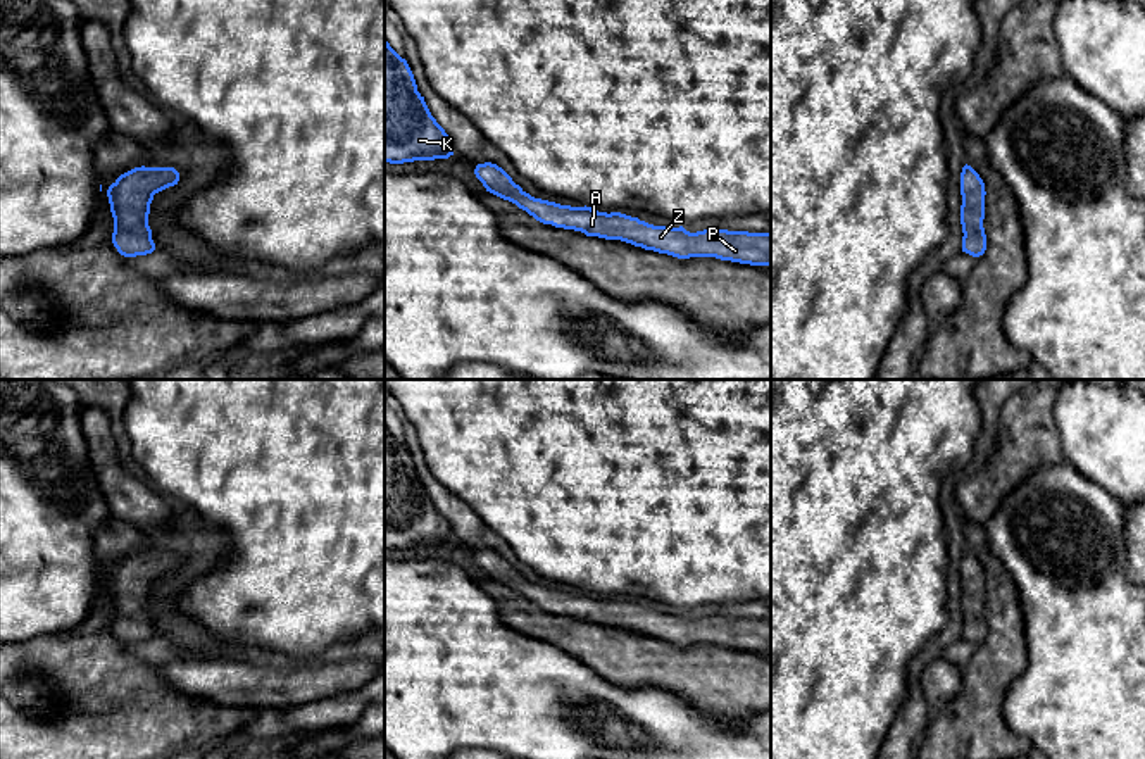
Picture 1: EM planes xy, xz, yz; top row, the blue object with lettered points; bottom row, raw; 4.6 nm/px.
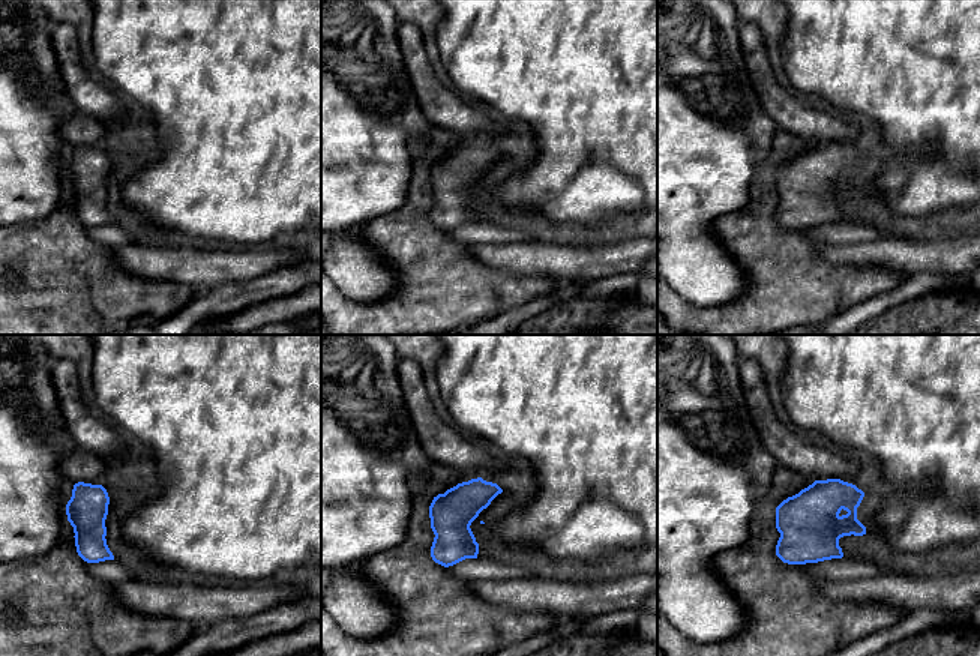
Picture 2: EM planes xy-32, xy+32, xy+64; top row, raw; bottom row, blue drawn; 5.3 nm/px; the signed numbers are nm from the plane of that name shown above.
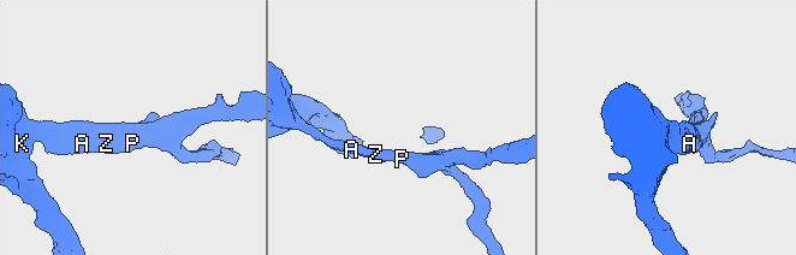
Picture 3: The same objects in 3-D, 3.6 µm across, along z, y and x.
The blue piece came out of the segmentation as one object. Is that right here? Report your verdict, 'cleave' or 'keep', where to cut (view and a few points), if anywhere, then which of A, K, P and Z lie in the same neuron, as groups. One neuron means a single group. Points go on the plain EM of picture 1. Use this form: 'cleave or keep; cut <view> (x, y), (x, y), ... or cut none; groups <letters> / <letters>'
keep; cut none; groups A K P Z

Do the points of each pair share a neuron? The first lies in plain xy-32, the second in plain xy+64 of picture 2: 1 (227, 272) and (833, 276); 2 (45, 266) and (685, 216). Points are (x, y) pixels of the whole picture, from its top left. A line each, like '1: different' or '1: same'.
1: different
2: different

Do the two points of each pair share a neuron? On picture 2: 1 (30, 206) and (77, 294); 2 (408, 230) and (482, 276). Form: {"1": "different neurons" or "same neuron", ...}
{"1": "different neurons", "2": "same neuron"}

